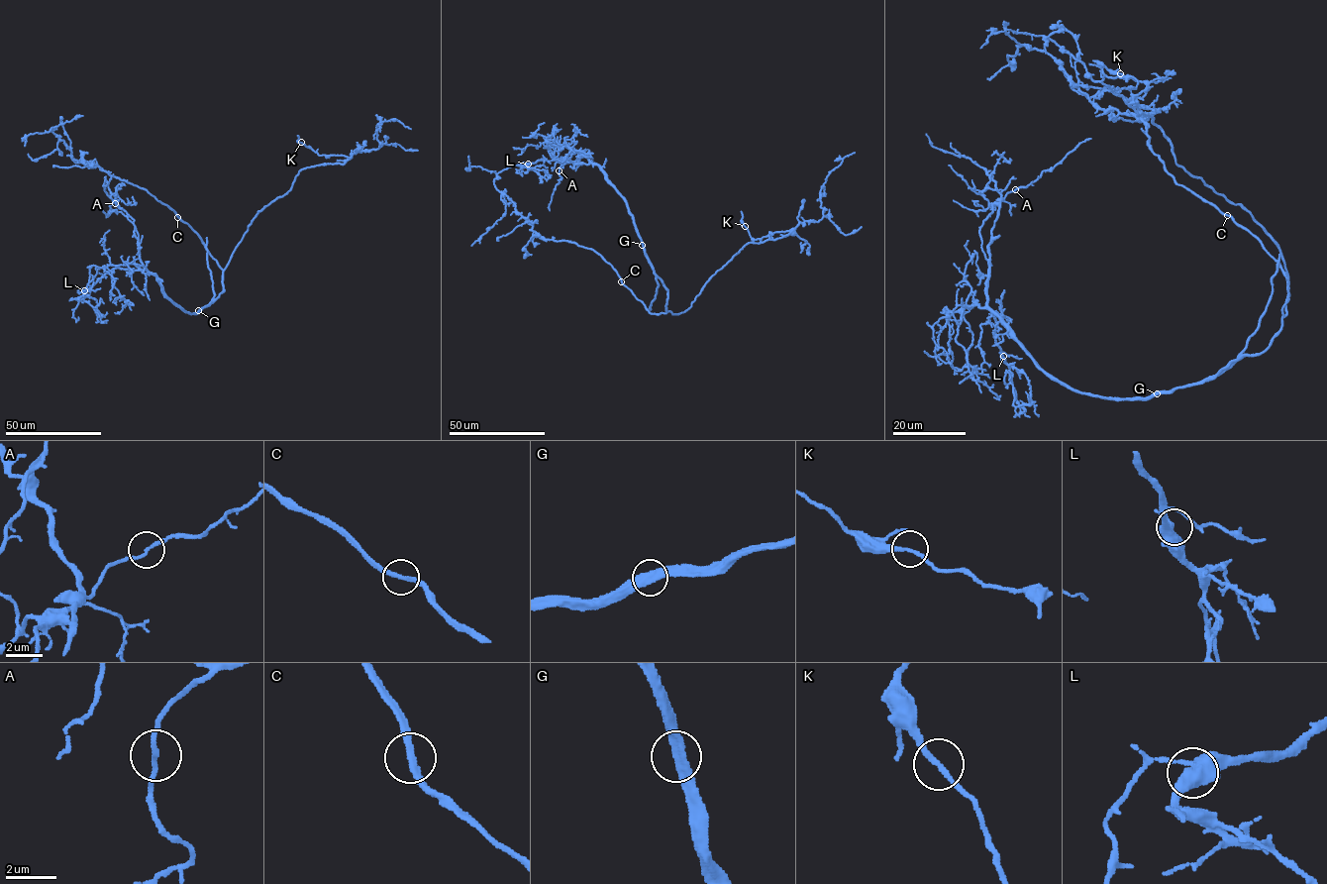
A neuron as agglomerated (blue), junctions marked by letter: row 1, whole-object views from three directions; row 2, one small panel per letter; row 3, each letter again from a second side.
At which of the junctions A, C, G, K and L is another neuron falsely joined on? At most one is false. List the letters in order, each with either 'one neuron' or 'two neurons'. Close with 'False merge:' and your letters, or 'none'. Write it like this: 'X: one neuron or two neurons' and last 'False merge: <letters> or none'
A: one neuron
C: one neuron
G: one neuron
K: one neuron
L: one neuron
False merge: none

